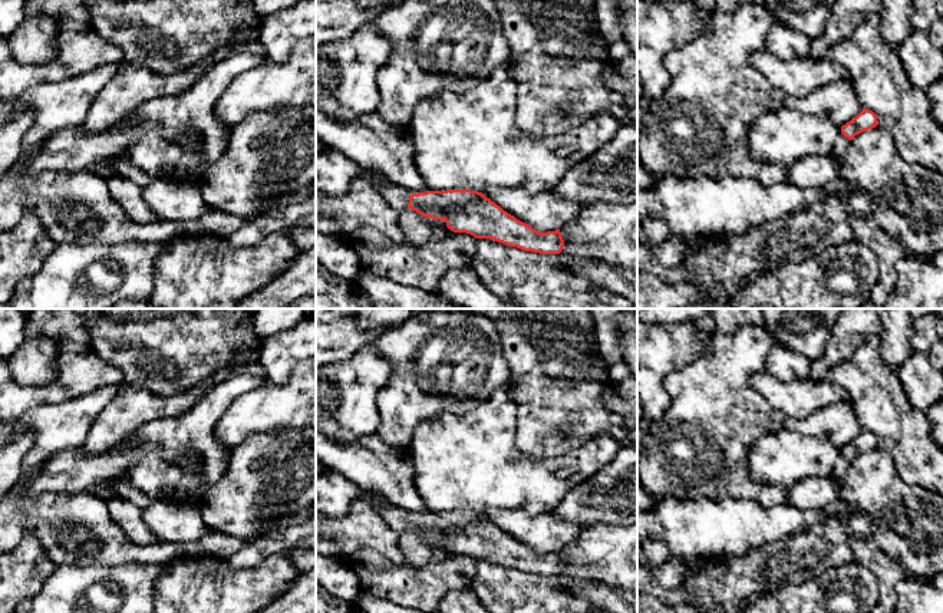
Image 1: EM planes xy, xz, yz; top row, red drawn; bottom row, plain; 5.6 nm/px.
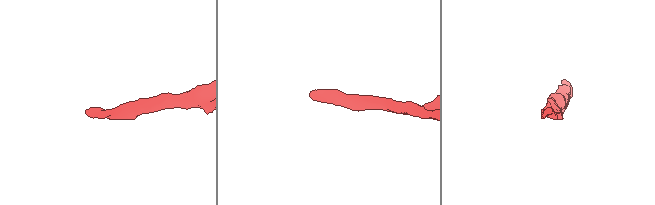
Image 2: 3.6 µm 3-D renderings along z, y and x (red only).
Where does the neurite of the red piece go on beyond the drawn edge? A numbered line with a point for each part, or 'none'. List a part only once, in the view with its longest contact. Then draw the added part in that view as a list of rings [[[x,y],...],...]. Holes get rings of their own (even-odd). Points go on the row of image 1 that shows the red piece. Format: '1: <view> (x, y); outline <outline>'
1: xz (396, 197); outline [[[386,178],[386,182],[382,188],[382,195],[392,208],[399,211],[408,207],[410,194],[405,188]]]

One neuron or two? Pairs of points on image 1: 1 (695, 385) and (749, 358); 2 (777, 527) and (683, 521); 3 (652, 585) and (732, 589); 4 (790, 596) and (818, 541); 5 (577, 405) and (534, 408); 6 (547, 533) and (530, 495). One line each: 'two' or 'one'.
1: one
2: one
3: one
4: two
5: one
6: two

